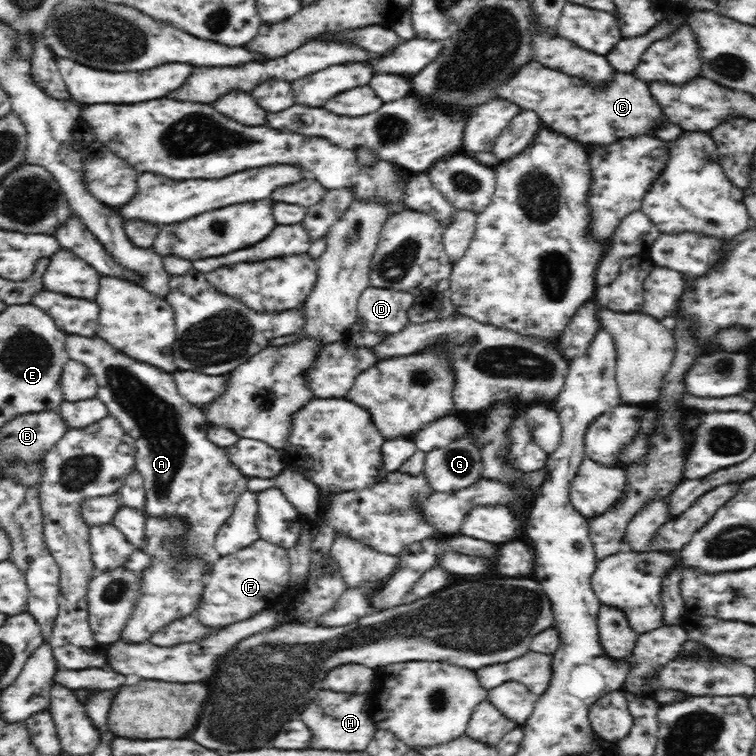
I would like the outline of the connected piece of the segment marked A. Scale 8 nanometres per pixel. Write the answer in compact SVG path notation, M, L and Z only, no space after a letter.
M69 334L65 340L66 351L72 360L86 364L98 382L98 398L102 401L122 428L135 440L135 468L144 478L146 494L145 514L154 518L175 516L183 518L187 529L175 540L177 548L189 550L189 554L210 570L212 564L221 556L214 546L214 536L224 526L233 513L238 497L247 491L247 477L229 460L225 448L216 446L207 437L209 422L191 402L186 402L178 393L173 373L166 374L145 362L134 362L118 349L112 348L102 338L84 338L82 335Z

